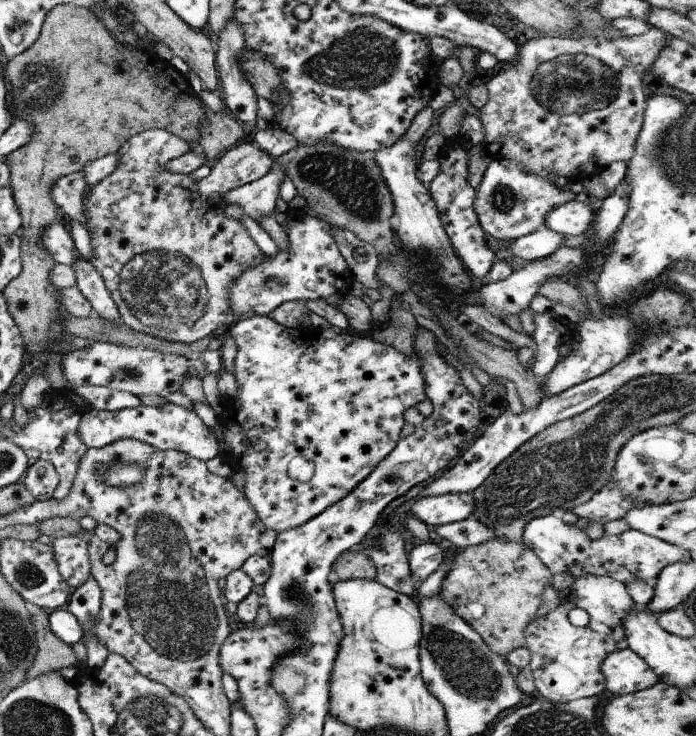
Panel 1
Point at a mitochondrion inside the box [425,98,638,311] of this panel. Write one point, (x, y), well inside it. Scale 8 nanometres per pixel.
(504, 199)

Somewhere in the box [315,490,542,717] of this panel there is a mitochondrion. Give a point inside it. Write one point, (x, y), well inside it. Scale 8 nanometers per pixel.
(473, 675)

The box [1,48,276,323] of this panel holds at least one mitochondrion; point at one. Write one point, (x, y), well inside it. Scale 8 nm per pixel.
(39, 86)

